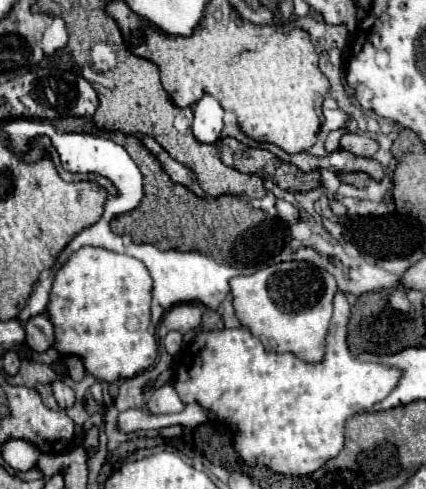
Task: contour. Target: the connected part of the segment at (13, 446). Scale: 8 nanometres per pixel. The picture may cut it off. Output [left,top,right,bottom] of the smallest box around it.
[1,440,39,470]

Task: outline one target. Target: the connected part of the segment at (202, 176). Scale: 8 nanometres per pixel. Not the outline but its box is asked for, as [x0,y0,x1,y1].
[93,44,267,198]

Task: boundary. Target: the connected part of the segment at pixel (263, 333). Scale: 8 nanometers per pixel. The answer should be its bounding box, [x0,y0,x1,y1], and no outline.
[231,262,335,362]

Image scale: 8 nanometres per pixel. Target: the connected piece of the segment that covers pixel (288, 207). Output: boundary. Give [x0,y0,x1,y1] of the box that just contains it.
[277,200,299,224]

